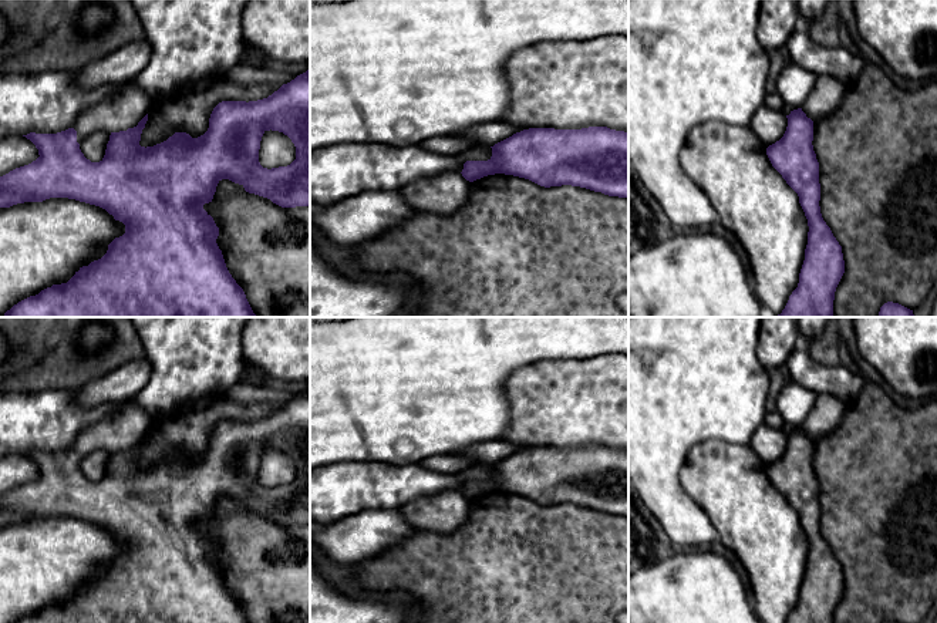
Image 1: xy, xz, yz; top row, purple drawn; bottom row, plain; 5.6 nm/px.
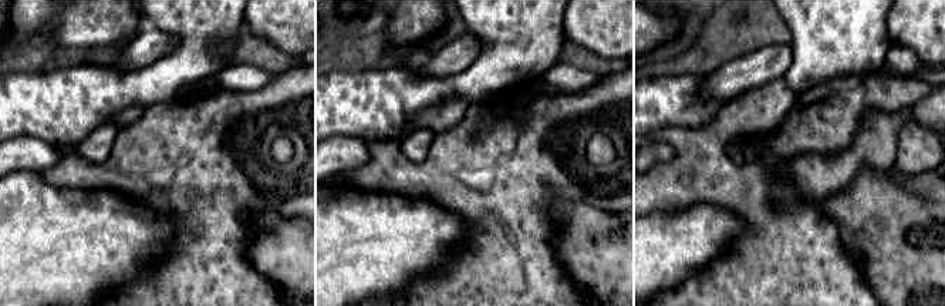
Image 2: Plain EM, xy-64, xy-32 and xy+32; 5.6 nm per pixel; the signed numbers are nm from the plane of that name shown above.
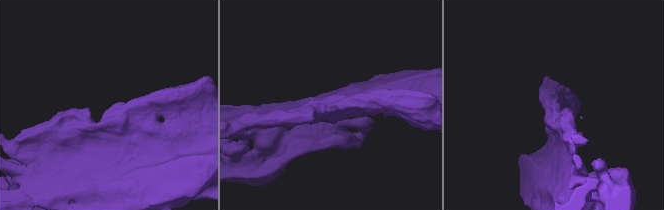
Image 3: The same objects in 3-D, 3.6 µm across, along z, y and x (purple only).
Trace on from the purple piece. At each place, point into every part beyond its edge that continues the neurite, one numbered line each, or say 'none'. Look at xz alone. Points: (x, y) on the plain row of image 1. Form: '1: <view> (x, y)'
1: xz (445, 511)

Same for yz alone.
1: yz (828, 413)

